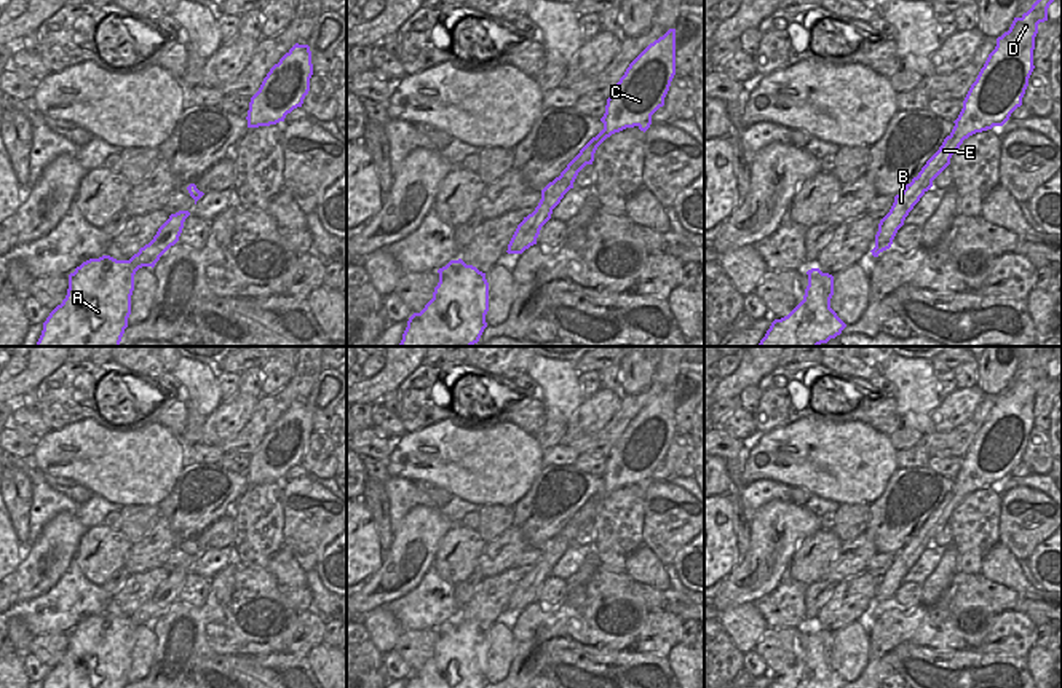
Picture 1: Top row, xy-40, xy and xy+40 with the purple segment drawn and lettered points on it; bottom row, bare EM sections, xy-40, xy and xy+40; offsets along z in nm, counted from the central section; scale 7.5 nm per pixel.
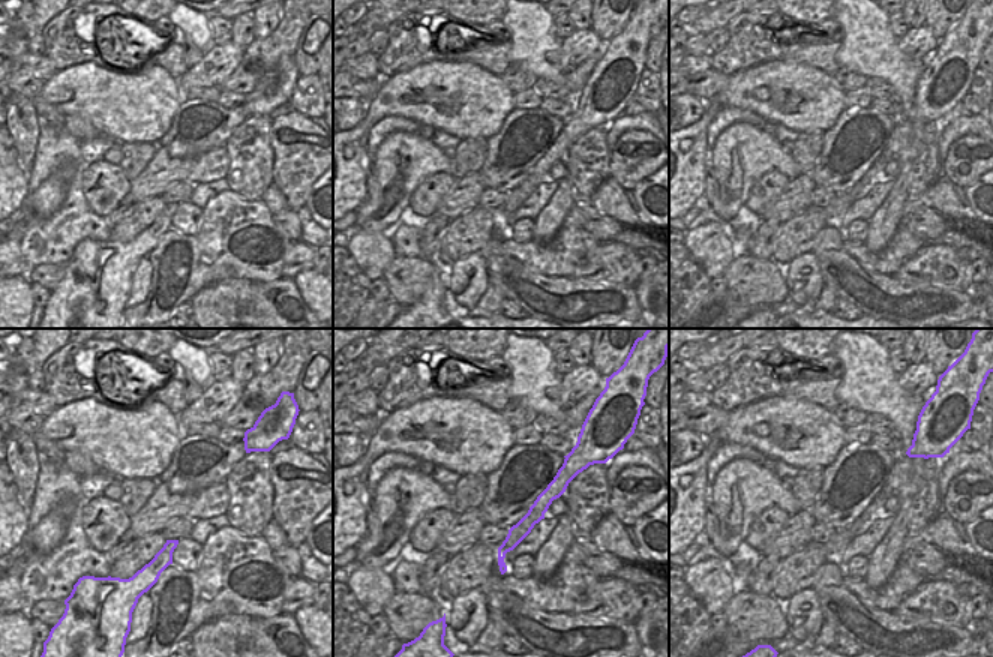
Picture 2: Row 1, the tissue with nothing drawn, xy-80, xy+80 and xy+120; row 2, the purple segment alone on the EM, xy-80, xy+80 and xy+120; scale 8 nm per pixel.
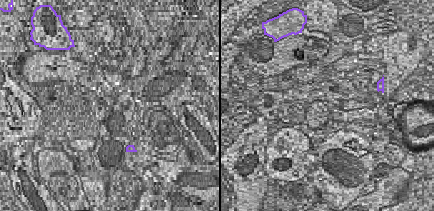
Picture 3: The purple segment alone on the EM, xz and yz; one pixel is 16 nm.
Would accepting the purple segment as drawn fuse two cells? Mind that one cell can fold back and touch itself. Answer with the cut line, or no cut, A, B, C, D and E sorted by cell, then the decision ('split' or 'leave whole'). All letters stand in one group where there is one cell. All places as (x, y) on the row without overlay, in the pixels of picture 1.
xy+40 (949, 494), (958, 503) | A B E / C D | split

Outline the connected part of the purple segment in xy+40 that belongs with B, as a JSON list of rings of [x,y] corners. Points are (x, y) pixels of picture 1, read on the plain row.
[[[947,493],[939,508],[926,519],[917,535],[894,554],[890,570],[880,578],[875,592],[875,605],[870,608],[874,615],[891,605],[898,587],[904,583],[905,575],[920,559],[920,556],[933,544],[933,538],[950,522],[952,512],[960,503]]]

